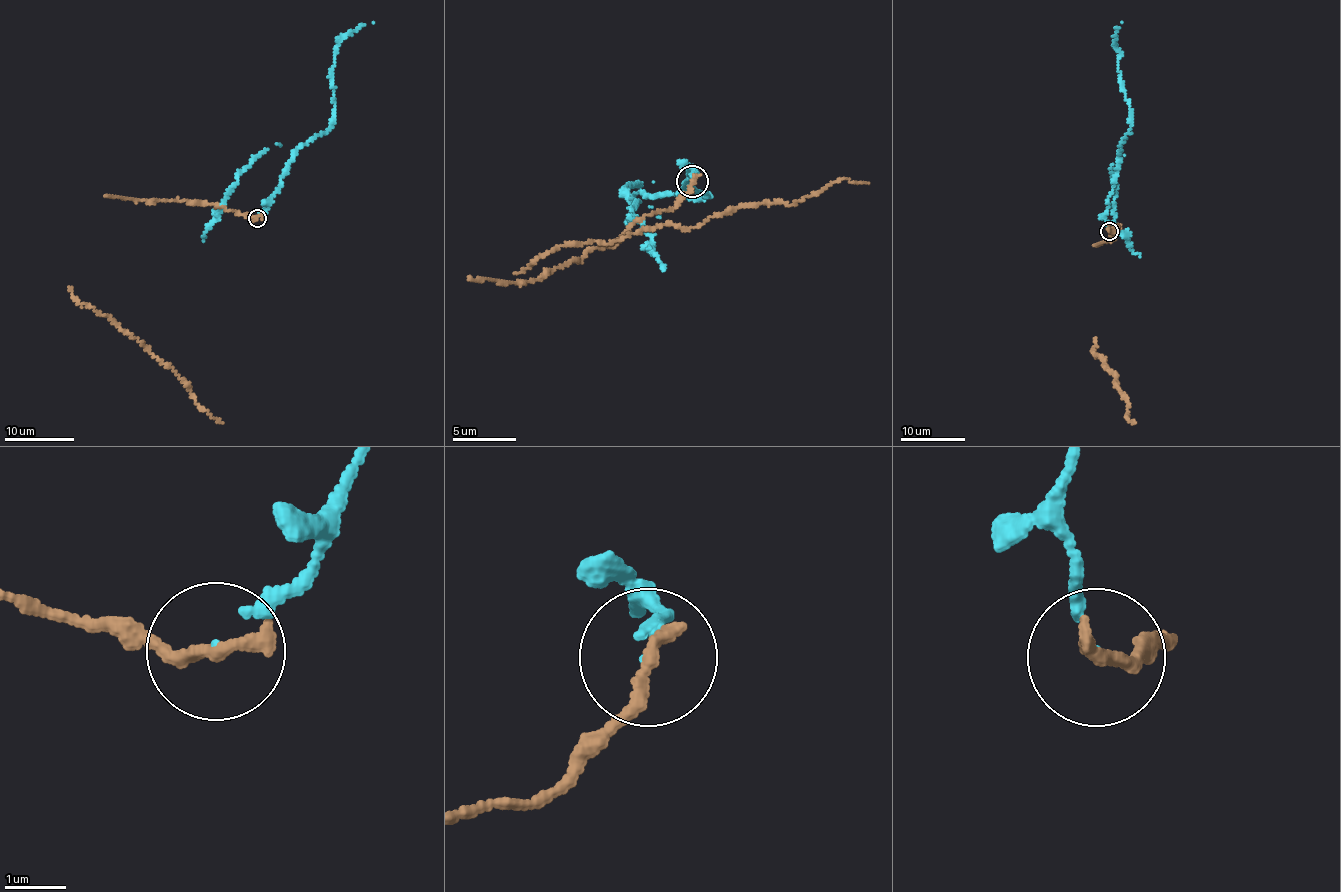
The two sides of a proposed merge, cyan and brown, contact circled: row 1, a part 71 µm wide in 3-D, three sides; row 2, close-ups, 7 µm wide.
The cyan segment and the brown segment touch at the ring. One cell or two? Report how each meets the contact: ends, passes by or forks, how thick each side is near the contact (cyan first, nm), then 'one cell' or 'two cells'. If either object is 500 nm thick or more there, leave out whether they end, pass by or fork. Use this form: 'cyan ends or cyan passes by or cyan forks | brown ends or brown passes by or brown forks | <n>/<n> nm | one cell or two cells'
cyan ends | brown ends | 70/280 nm | two cells

